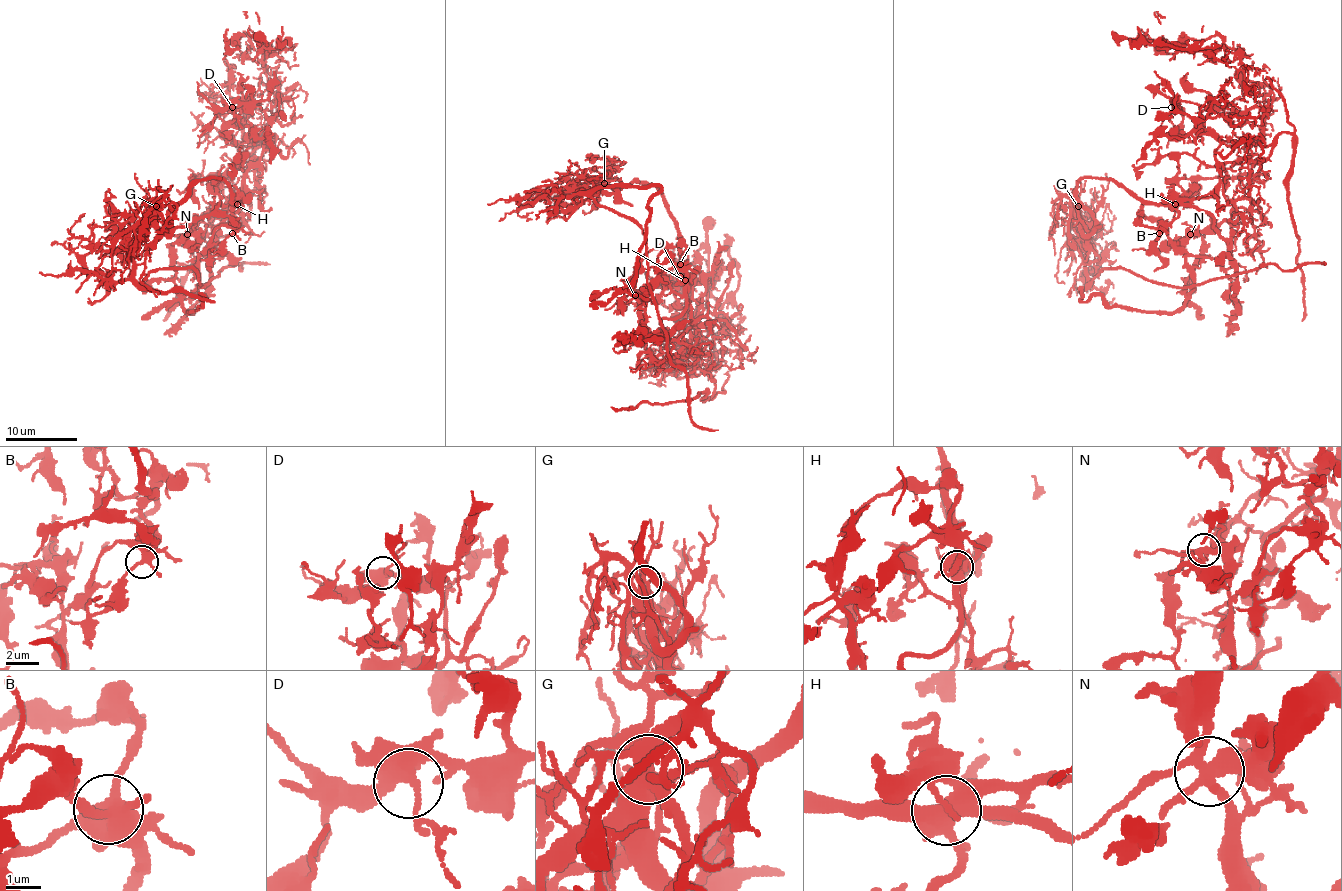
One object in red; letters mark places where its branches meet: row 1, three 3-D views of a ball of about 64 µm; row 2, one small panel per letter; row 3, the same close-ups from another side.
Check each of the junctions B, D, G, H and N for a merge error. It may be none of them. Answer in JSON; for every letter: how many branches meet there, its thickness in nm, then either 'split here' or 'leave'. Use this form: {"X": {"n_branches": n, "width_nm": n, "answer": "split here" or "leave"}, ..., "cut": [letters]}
{"B": {"n_branches": 4, "width_nm": 400, "answer": "leave"}, "D": {"n_branches": 5, "width_nm": 320, "answer": "leave"}, "G": {"n_branches": 5, "width_nm": 320, "answer": "split here"}, "H": {"n_branches": 6, "width_nm": 500, "answer": "split here"}, "N": {"n_branches": 5, "width_nm": 360, "answer": "split here"}, "cut": ["G", "H", "N"]}

